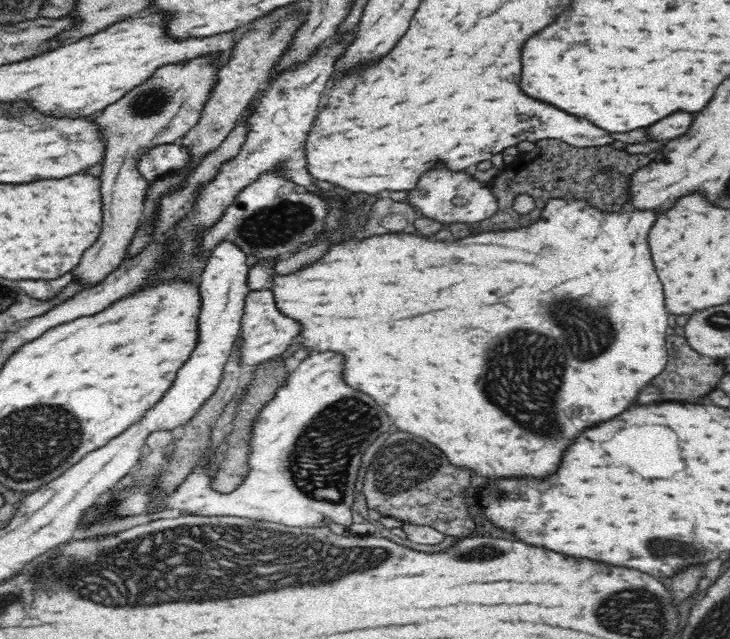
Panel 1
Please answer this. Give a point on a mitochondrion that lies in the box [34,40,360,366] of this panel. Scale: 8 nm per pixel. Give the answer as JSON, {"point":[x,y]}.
{"point":[278,224]}

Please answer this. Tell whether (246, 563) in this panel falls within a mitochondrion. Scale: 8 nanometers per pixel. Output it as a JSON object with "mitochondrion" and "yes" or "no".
{"mitochondrion":"yes"}

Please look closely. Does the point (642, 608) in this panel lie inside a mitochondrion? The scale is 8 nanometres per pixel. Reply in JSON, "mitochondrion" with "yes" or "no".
{"mitochondrion":"yes"}

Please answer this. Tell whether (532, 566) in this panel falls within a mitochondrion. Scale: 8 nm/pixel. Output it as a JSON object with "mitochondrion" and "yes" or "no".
{"mitochondrion":"no"}

